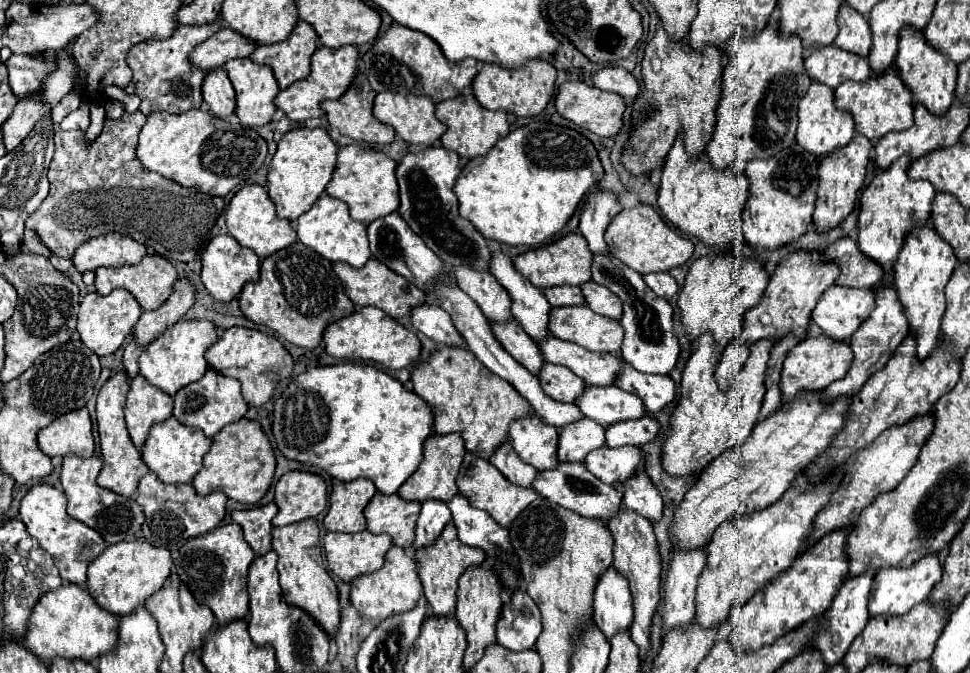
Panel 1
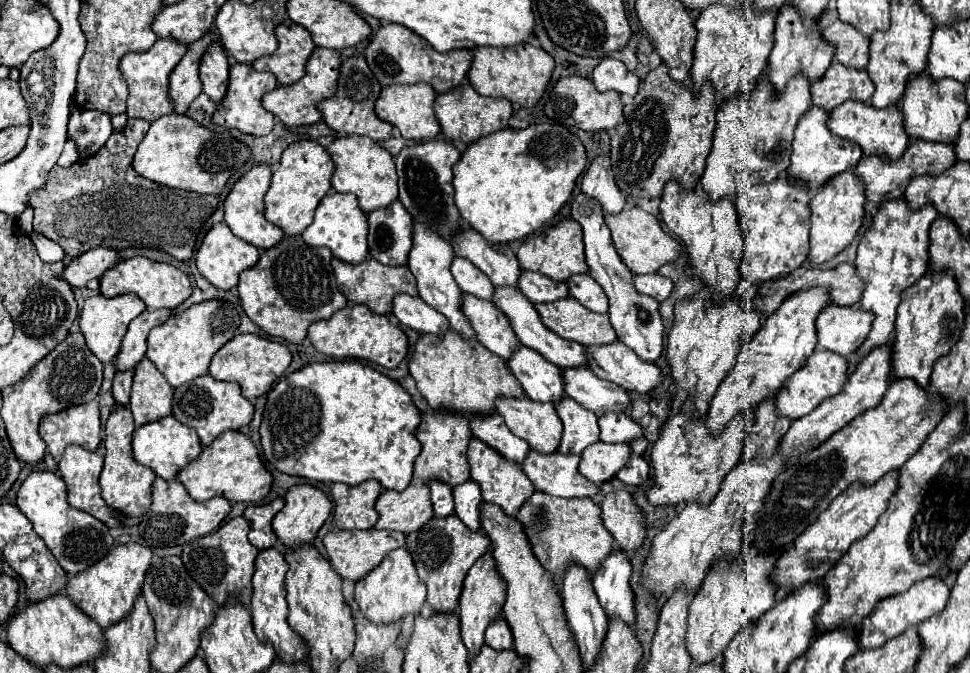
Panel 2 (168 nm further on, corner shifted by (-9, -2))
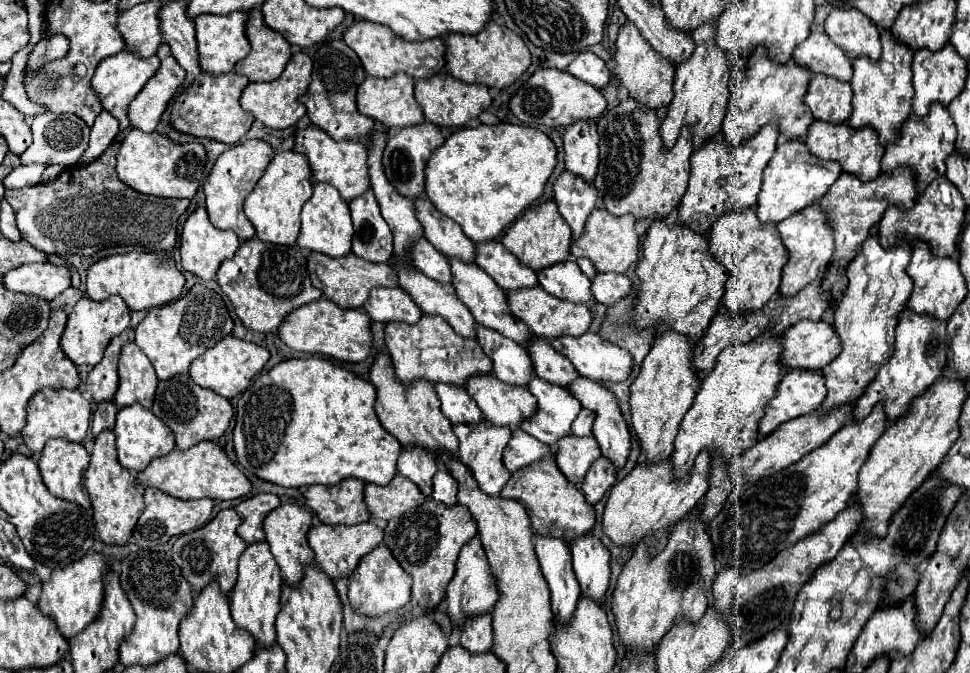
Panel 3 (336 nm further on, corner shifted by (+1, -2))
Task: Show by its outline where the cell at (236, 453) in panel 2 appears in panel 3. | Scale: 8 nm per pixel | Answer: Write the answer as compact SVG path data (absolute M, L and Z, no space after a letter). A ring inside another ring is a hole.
M201 441L185 451L171 451L165 457L157 457L137 475L137 483L143 487L155 487L177 499L237 499L251 491L249 479L233 465L221 445Z

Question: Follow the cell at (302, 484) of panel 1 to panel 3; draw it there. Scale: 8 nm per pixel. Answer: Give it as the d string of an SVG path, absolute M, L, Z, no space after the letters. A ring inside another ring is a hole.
M287 501L279 509L271 511L265 517L265 523L263 523L267 543L271 545L271 553L277 559L279 567L281 567L285 583L291 585L291 587L297 587L301 583L303 575L305 575L305 567L313 565L313 551L307 543L309 527L311 527L311 513L305 507L295 505L295 501Z

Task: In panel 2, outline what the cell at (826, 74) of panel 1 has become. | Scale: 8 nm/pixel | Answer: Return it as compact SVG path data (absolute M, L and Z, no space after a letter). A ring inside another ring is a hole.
M831 63L827 73L819 81L811 81L813 105L819 105L827 111L835 109L847 99L871 101L875 91L873 81L865 69L847 69L847 65Z

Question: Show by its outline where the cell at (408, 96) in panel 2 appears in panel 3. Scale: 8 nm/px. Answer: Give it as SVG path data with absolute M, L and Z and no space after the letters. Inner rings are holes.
M397 73L397 77L387 77L387 79L377 79L377 77L367 75L365 81L357 87L357 109L359 109L359 113L363 113L391 129L419 125L425 121L425 117L413 97L413 85L415 85L415 79L405 73Z

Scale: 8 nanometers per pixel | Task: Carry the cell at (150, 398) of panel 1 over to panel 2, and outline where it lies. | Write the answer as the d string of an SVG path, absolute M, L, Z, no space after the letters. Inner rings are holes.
M149 359L139 361L135 367L129 401L129 409L135 417L135 427L171 415L171 401L173 389L157 371L157 367Z

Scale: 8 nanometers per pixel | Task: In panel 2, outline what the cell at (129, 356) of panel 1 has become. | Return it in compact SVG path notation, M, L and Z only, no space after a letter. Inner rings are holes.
M129 369L125 373L115 373L115 379L113 379L113 397L115 397L115 401L119 405L127 405L129 403L131 385L133 385L133 369Z

